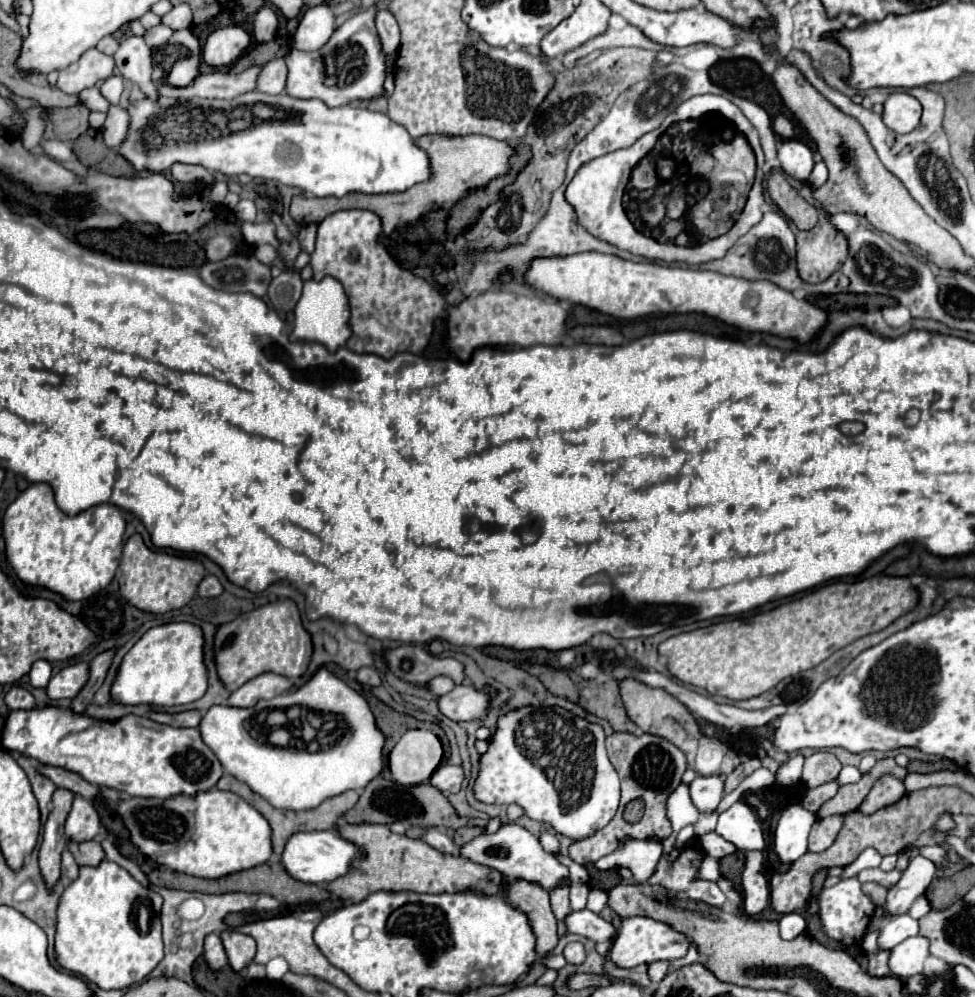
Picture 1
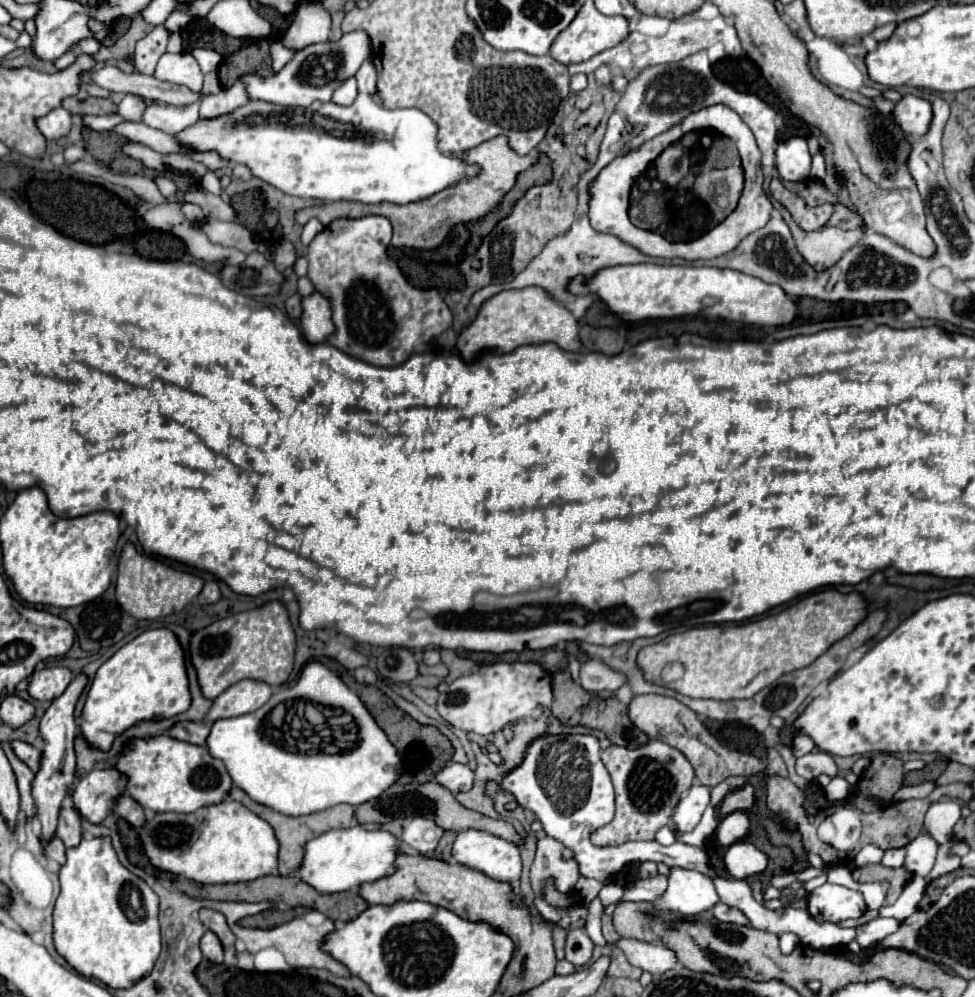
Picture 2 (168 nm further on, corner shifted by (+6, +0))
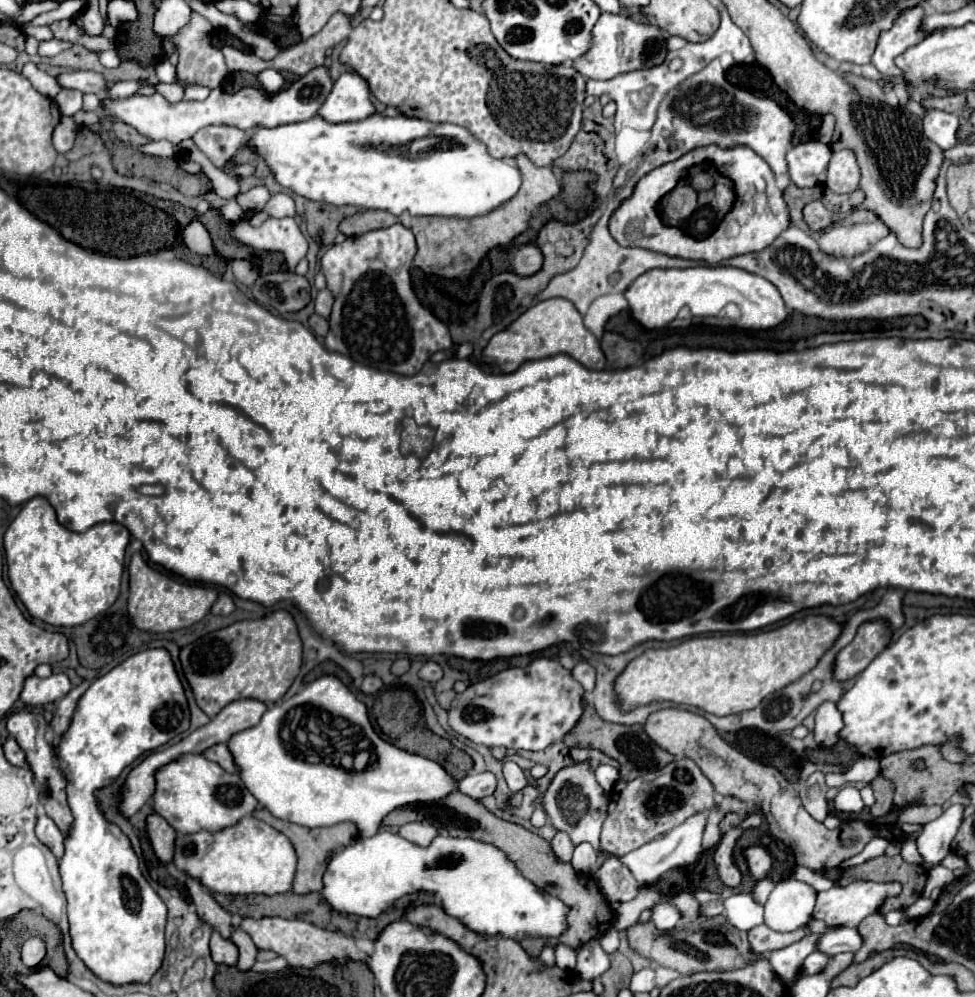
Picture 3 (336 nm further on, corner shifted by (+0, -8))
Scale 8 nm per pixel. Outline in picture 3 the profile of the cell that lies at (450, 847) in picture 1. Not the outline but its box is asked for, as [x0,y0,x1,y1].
[399,823,439,847]

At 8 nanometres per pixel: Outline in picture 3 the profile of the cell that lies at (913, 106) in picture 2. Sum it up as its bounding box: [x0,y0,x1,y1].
[923,109,959,149]

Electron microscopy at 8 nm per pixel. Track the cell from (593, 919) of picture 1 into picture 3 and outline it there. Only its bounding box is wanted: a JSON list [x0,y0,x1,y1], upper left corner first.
[321,829,567,941]

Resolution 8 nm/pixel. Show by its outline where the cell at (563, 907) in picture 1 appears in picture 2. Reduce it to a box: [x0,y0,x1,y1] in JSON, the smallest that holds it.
[531,837,581,895]

